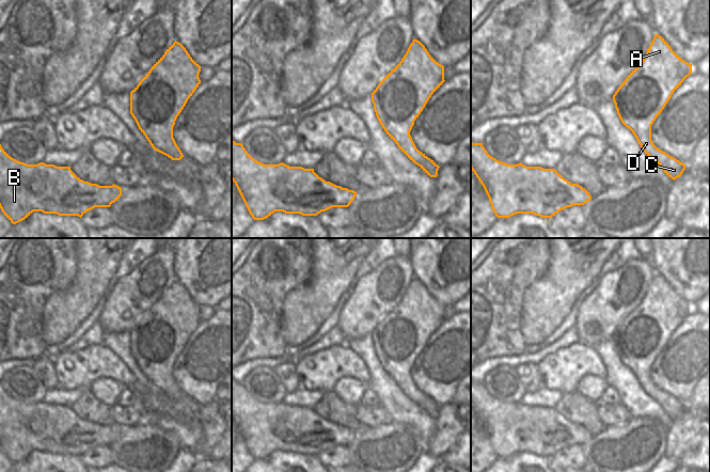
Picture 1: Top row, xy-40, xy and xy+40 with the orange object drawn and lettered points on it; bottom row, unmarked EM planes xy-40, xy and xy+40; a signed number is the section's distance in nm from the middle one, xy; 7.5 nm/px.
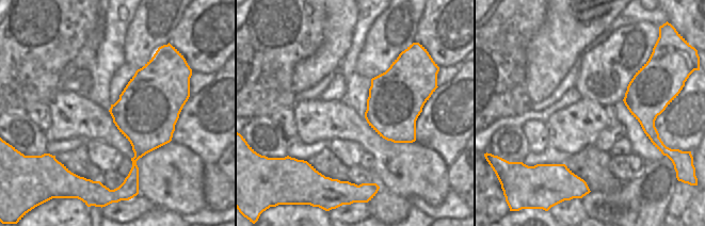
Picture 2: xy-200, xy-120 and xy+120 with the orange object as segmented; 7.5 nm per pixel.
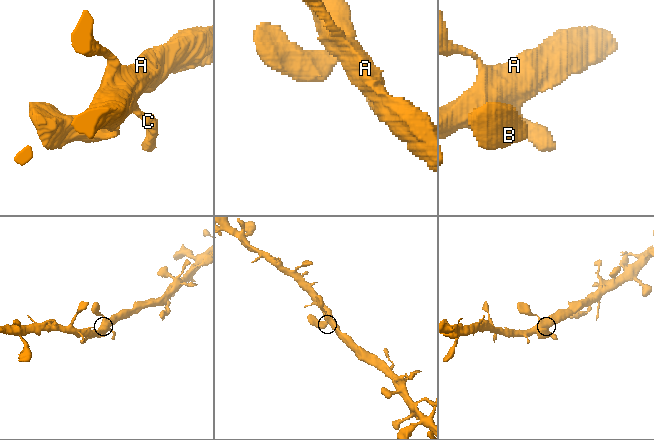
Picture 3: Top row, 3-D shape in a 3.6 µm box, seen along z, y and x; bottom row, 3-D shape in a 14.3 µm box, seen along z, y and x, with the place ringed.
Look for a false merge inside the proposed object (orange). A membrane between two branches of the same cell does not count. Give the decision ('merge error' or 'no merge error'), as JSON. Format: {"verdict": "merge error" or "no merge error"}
{"verdict": "no merge error"}

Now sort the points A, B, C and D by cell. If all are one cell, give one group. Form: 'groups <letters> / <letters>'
groups A B C D

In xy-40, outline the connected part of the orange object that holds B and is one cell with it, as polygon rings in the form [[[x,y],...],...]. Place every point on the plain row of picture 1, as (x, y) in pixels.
[[[0,383],[0,447],[13,463],[25,459],[33,451],[81,457],[95,446],[110,446],[121,435],[121,426],[114,423],[99,425],[84,421],[70,409],[70,406],[20,402],[12,397]]]

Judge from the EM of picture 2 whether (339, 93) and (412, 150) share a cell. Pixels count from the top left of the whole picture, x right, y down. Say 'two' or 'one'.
two

